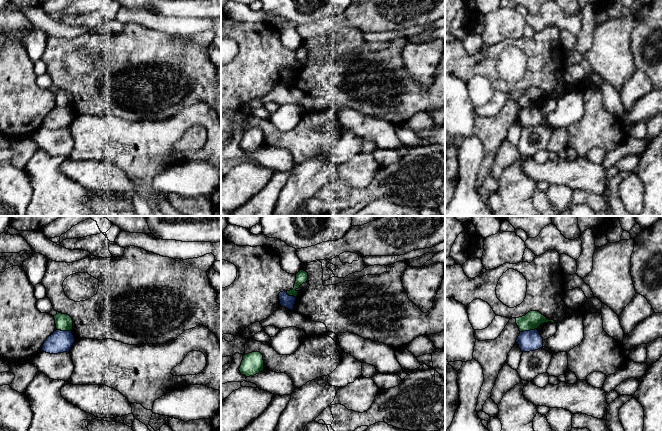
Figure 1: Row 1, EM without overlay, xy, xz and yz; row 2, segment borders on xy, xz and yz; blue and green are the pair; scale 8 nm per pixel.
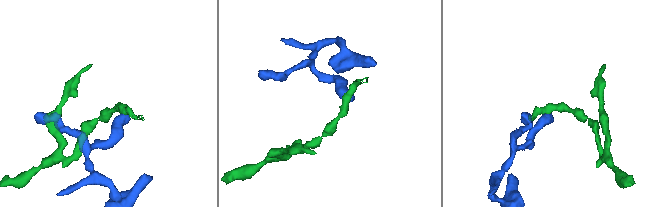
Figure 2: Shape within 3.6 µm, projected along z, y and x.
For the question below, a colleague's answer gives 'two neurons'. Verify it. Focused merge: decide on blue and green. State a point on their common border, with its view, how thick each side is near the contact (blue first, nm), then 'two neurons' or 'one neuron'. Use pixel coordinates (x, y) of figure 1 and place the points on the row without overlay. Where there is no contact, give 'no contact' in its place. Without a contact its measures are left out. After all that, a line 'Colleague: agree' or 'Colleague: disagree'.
contact yz (528, 107); calibres 160 and 150 nm; two neurons
Colleague: agree

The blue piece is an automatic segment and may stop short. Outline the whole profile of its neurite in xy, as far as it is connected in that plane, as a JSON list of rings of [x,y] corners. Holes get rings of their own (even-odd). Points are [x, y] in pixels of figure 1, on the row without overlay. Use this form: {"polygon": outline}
{"polygon": [[[56,106],[47,114],[42,122],[42,127],[50,130],[69,128],[75,118],[72,107]]]}

